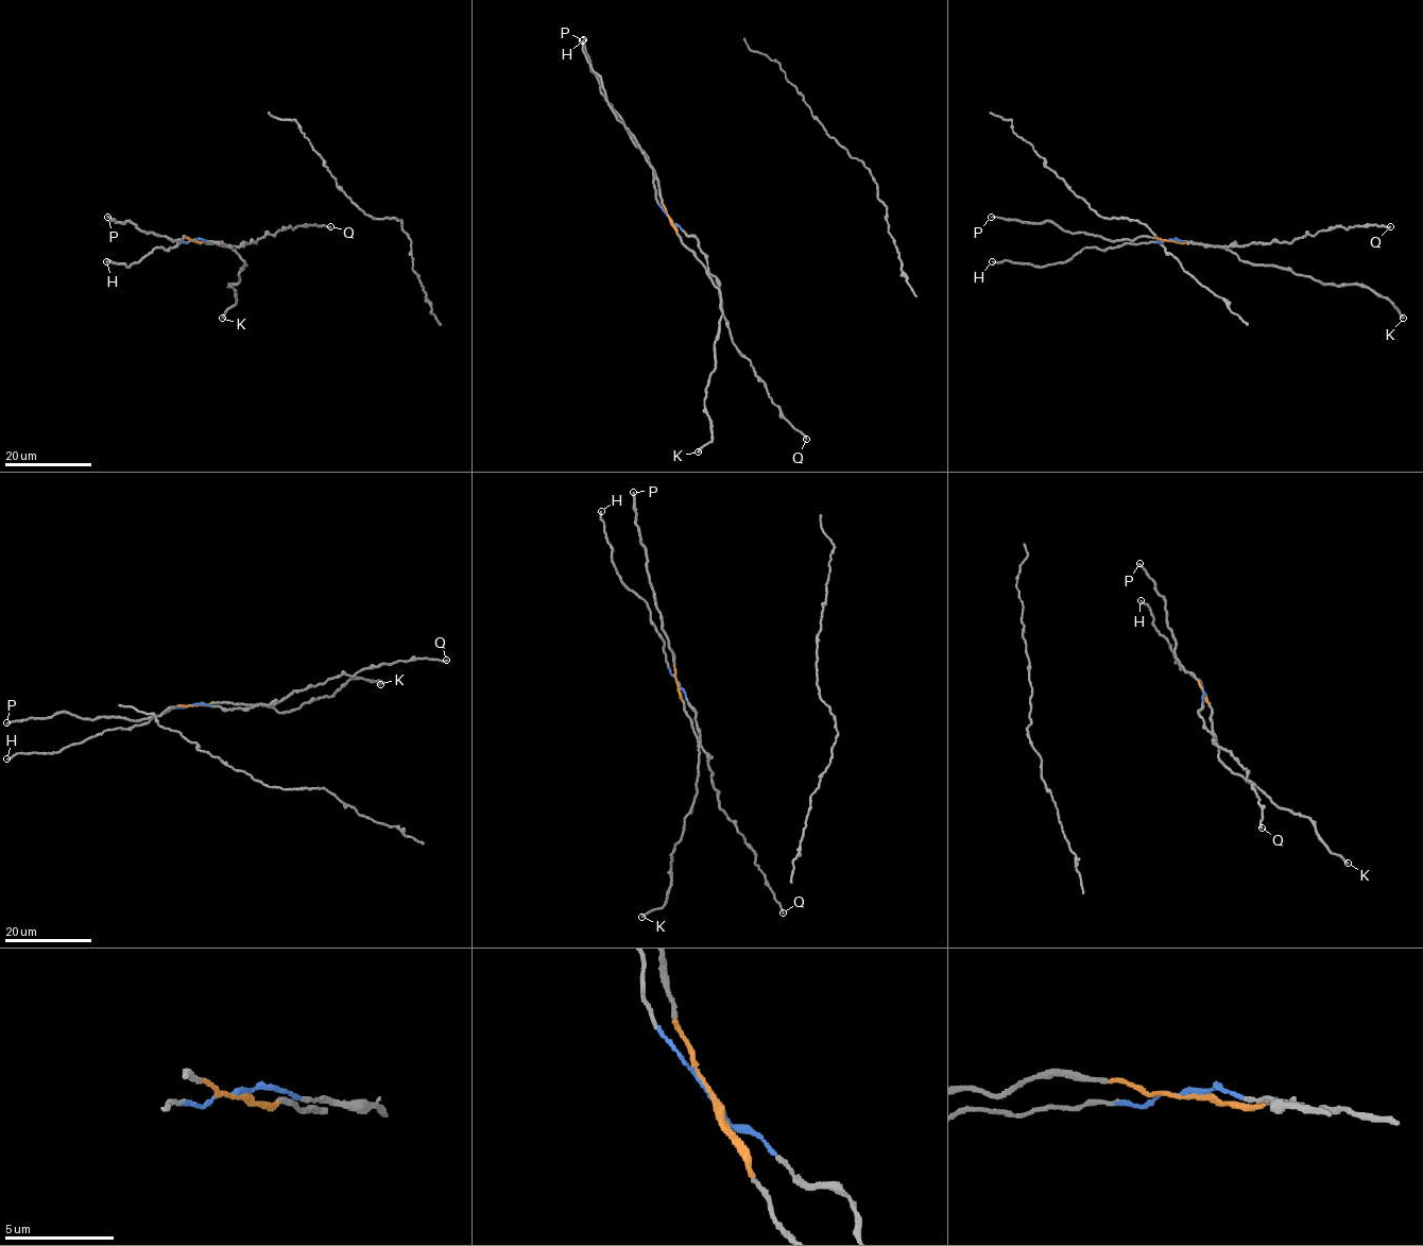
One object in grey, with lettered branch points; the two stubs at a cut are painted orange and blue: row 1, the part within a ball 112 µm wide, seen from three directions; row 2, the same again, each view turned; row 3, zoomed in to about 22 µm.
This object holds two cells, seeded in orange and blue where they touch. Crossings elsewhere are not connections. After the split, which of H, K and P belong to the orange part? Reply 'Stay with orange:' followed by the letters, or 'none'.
Stay with orange: K, P

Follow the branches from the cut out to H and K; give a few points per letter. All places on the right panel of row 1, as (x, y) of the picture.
H: (1169, 241), (1124, 243), (1102, 250), (1083, 248), (1069, 259), (1045, 266), (992, 261)
K: (1169, 241), (1226, 248), (1241, 260), (1289, 268), (1323, 284), (1364, 285), (1386, 296), (1403, 319)

